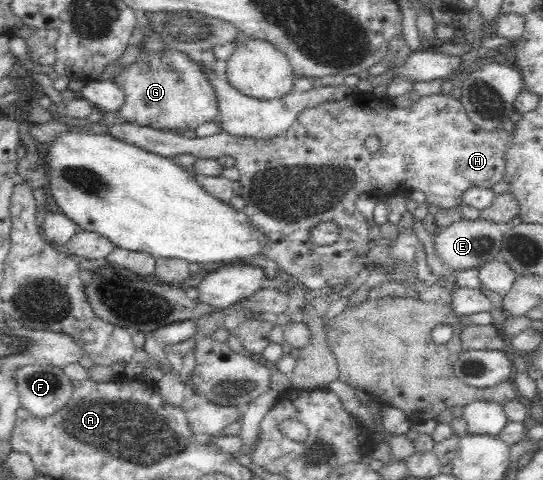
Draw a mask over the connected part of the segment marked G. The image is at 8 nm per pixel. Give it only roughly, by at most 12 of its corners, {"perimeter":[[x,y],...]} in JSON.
{"perimeter":[[174,48],[141,53],[114,82],[117,115],[195,130],[219,117],[201,66]]}

